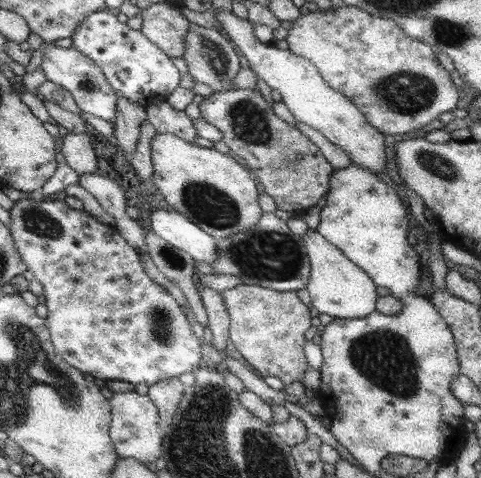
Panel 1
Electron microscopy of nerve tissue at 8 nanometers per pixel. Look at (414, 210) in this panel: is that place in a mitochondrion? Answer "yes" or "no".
no

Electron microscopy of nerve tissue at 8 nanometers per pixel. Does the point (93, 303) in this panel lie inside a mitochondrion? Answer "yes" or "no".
no

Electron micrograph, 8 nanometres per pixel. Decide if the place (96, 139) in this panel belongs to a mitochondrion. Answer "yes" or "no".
no

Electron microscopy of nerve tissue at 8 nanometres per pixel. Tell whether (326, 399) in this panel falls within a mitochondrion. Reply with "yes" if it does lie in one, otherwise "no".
no

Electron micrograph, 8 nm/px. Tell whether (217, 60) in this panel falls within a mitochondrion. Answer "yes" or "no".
yes

